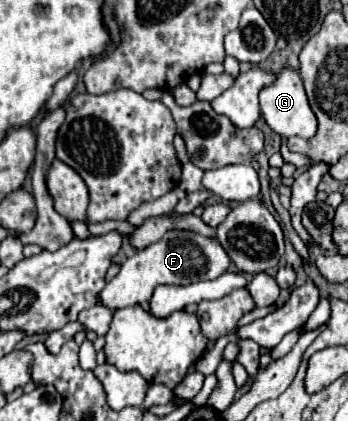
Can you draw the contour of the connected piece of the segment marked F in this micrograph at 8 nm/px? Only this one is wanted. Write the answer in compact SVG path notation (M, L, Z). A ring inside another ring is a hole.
M169 230L159 242L135 252L125 260L119 274L101 290L103 306L111 310L135 306L149 302L155 286L159 284L193 284L201 280L215 280L223 272L227 272L231 258L221 248L217 240L205 238L195 232L185 230Z

